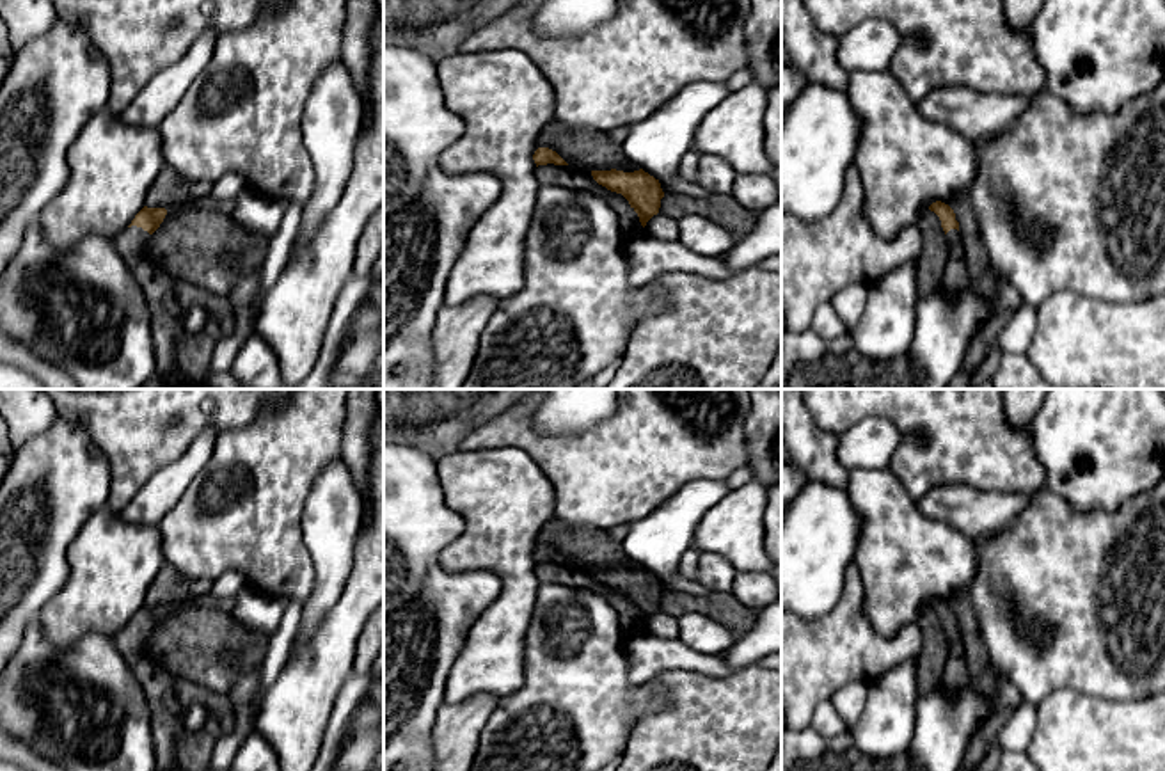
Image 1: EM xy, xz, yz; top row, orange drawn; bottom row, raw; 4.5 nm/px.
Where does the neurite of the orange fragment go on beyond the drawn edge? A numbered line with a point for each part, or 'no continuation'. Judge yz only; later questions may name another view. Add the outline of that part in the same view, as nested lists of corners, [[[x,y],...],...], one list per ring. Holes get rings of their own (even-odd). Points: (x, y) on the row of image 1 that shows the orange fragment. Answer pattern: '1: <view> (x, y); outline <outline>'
1: yz (956, 279); outline [[[950,229],[947,233],[948,240],[948,263],[945,266],[945,274],[941,277],[941,291],[948,298],[955,298],[961,293],[968,291],[973,282],[966,266],[964,249],[961,242],[961,234],[957,229]]]

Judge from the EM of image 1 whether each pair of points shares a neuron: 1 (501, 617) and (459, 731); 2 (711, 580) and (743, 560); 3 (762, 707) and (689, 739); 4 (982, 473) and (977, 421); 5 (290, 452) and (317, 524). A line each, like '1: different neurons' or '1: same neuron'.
1: different neurons
2: different neurons
3: same neuron
4: same neuron
5: different neurons

